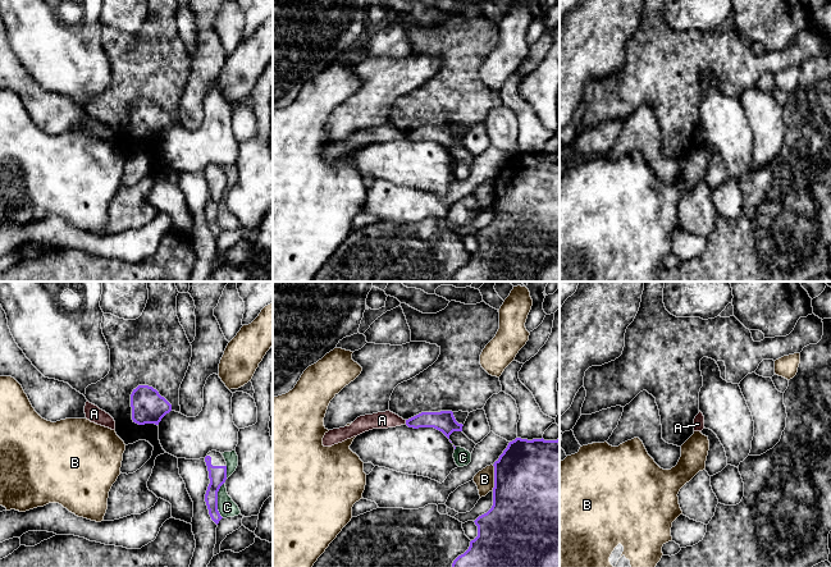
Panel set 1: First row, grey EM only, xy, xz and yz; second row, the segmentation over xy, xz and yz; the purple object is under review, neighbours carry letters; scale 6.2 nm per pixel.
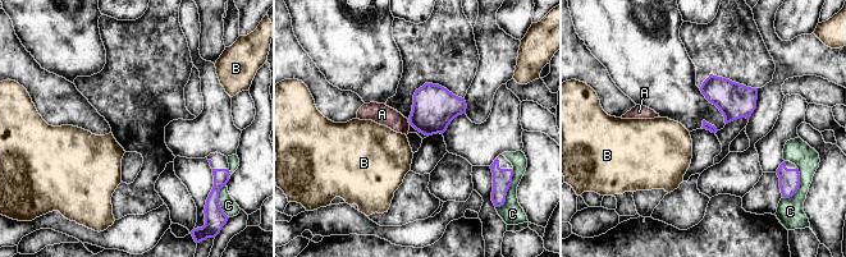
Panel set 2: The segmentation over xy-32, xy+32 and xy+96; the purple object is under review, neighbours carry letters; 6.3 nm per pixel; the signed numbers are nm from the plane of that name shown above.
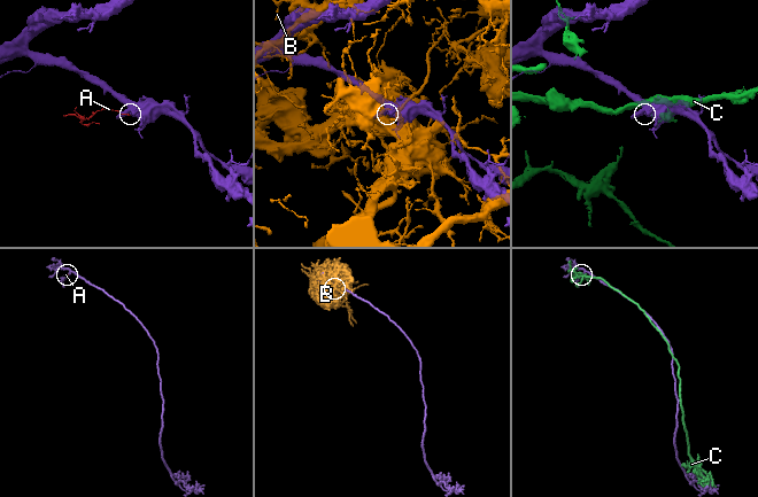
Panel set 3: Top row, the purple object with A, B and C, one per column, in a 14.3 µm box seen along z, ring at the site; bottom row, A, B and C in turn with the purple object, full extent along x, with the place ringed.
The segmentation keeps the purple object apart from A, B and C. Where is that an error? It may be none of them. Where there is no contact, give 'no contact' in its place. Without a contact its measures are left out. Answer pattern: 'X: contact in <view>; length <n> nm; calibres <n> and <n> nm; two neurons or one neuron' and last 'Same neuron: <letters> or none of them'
A: contact in xz; length 30 nm; calibres 140 and 110 nm; two neurons
B: contact in xz; length 160 nm; calibres 500 and 120 nm; two neurons
C: contact in xy; length 240 nm; calibres 110 and 110 nm; two neurons
Same neuron: none of them

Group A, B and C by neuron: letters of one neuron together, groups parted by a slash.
A B / C

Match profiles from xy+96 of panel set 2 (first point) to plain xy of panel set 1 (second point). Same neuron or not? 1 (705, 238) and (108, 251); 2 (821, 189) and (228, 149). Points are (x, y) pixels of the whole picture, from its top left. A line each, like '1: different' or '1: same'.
1: different
2: different

